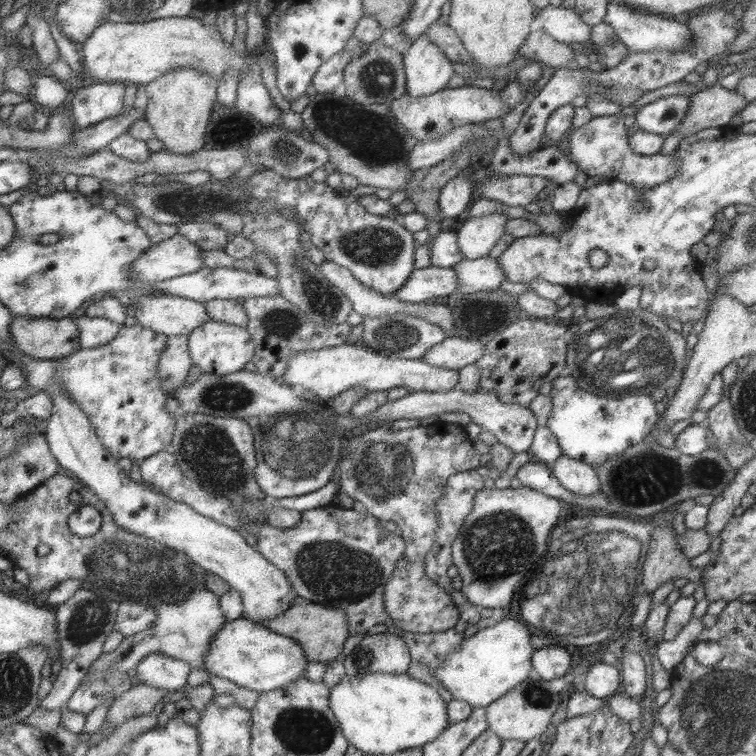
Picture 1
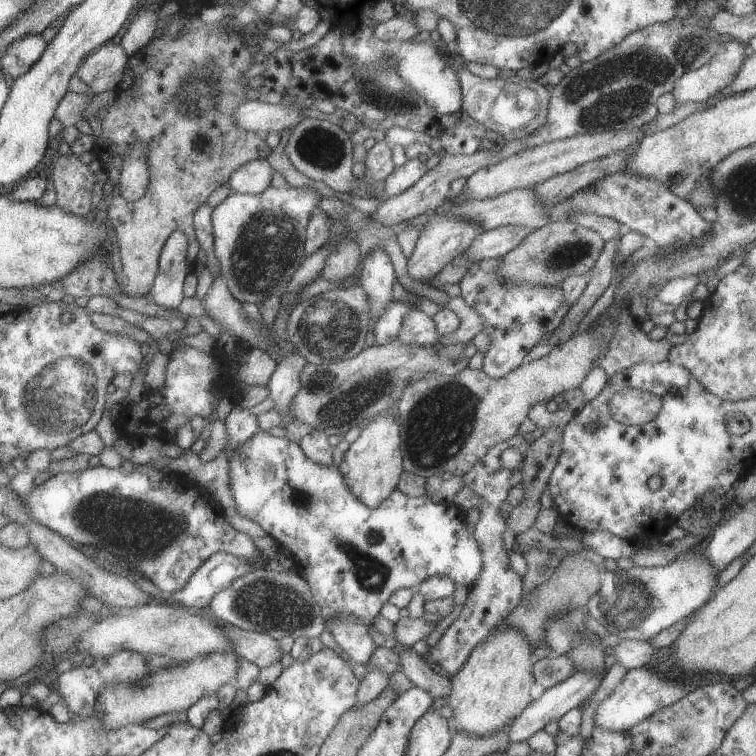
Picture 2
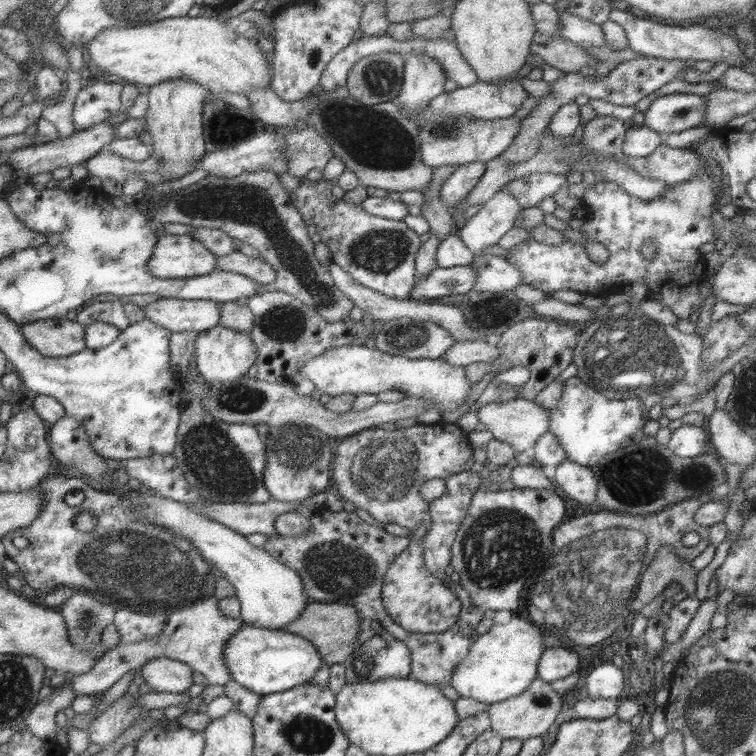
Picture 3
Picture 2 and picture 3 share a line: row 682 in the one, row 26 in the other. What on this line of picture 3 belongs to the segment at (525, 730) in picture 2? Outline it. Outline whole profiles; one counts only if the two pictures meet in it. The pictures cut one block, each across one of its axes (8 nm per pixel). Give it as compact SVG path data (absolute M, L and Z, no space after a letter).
M557 10L559 15L558 35L563 39L581 46L583 49L591 47L606 47L600 26L567 14L565 10Z

